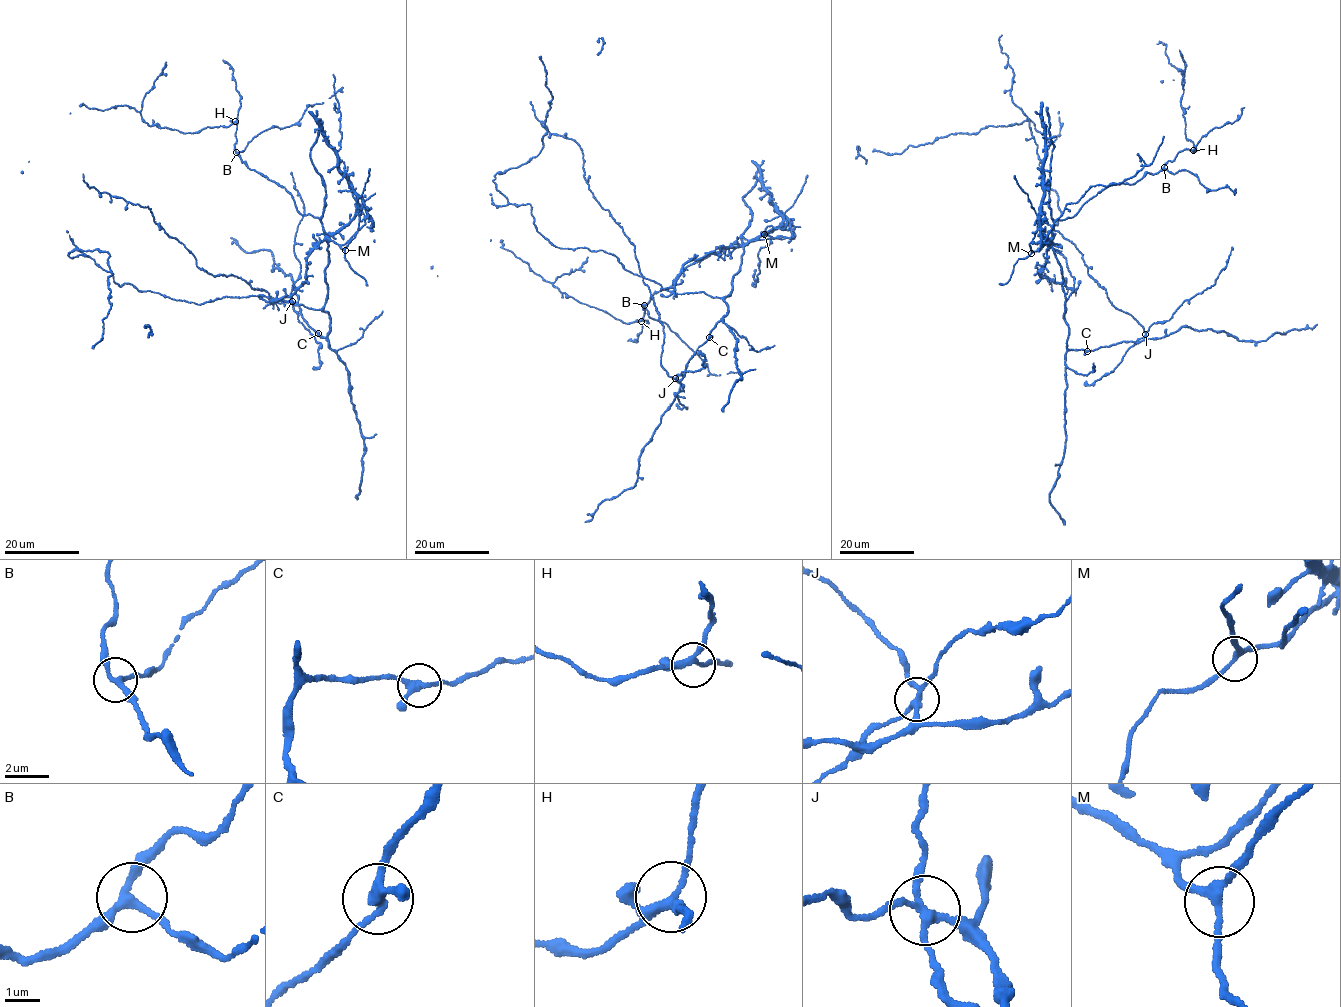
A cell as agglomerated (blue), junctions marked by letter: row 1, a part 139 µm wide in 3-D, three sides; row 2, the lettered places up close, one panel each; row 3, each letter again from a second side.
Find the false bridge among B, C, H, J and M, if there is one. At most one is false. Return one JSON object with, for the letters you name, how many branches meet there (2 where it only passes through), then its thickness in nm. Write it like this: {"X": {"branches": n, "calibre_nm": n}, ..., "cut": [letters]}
{"J": {"branches": 4, "calibre_nm": 200}, "cut": ["J"]}

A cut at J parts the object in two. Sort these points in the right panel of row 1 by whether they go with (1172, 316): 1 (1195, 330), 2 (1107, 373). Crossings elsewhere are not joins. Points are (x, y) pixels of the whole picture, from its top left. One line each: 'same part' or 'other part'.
1: other part
2: same part

